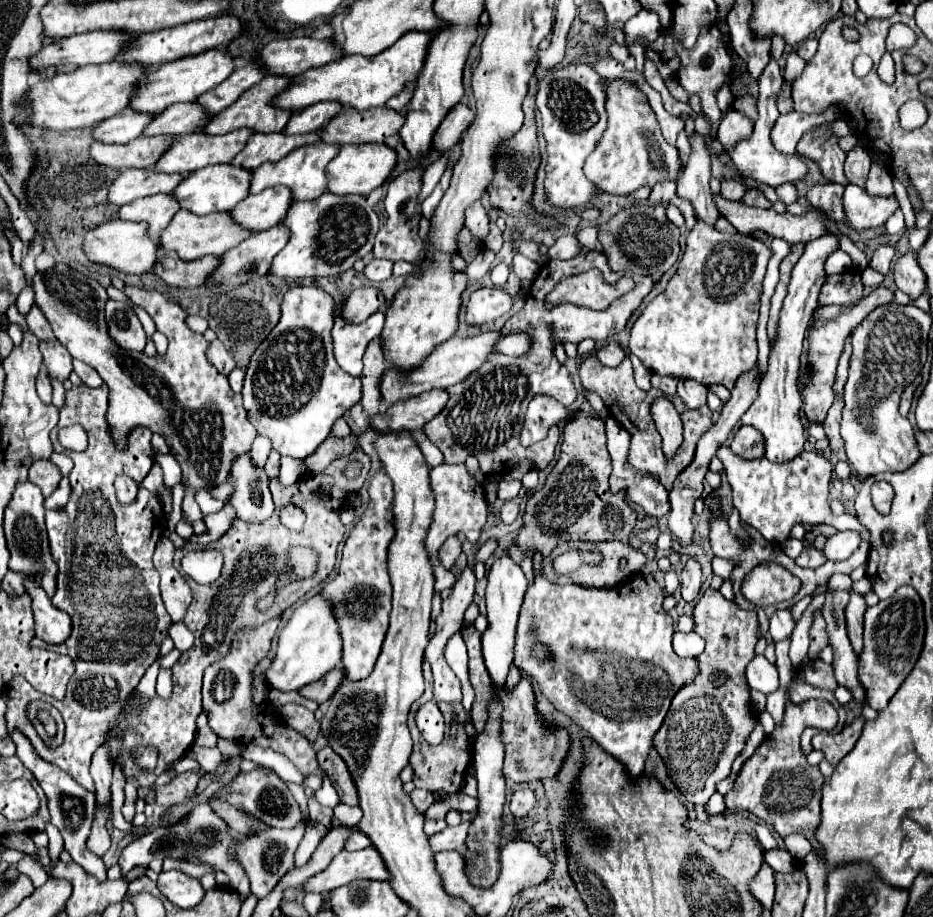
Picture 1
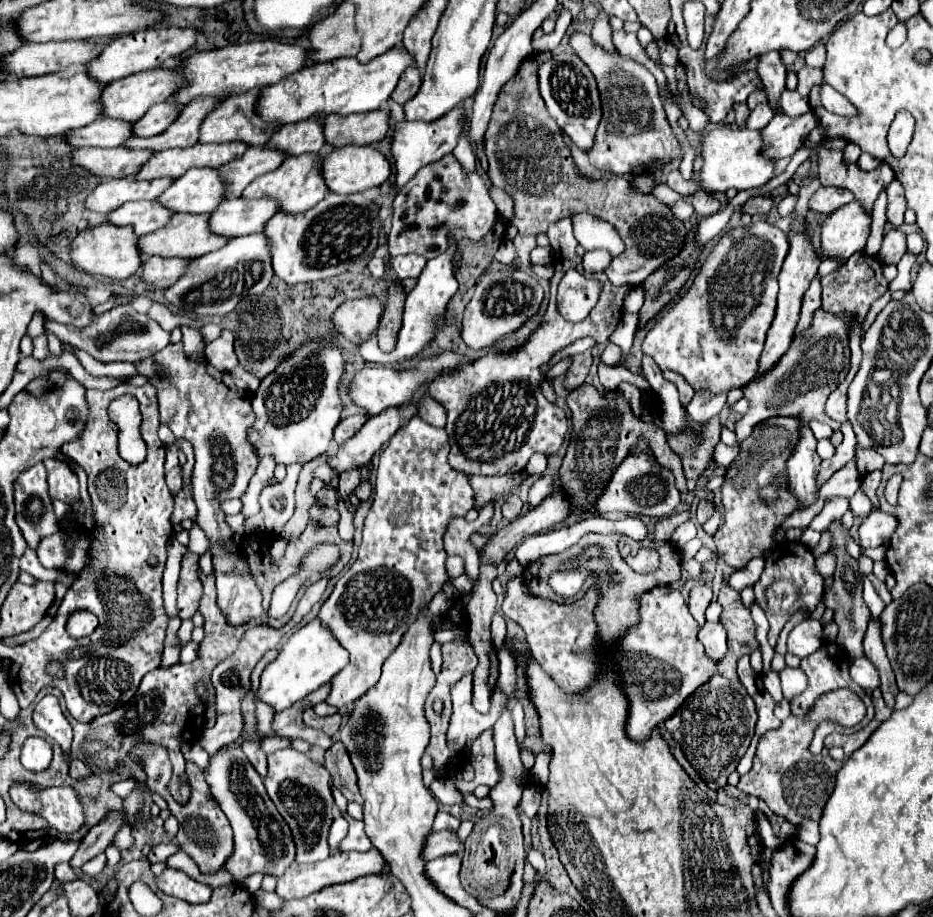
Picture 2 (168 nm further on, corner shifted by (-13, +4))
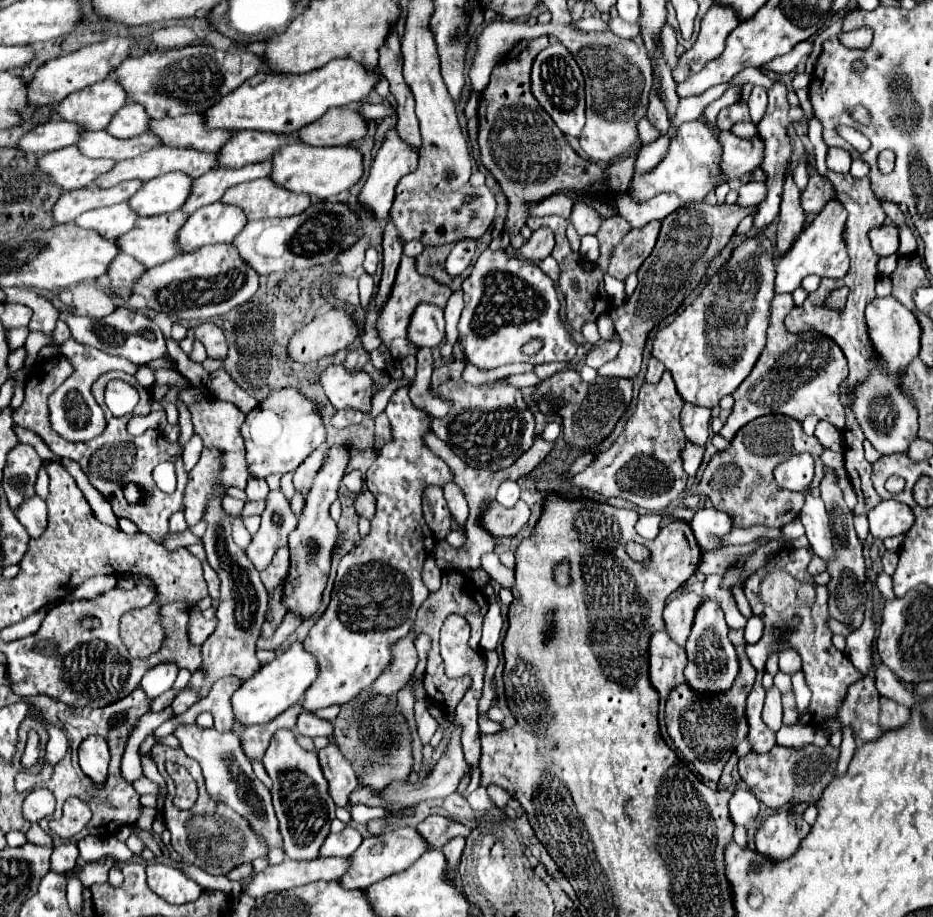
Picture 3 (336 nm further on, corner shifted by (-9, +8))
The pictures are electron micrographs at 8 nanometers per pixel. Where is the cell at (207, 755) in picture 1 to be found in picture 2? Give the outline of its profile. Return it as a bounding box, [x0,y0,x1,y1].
[260,737,290,755]

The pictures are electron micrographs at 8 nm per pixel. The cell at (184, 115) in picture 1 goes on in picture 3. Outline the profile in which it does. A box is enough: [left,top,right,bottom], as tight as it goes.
[105,103,149,139]

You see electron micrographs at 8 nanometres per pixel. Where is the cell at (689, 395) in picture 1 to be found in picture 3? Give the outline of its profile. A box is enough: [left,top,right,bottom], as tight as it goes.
[681,405,711,447]

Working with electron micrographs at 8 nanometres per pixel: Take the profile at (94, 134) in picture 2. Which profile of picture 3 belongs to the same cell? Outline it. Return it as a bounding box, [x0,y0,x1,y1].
[15,119,85,153]

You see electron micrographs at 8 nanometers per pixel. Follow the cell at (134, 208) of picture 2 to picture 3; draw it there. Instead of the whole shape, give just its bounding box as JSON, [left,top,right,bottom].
[75,203,137,241]

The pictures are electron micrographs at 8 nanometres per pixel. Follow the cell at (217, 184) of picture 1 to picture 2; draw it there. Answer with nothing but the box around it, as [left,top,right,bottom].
[157,169,225,213]

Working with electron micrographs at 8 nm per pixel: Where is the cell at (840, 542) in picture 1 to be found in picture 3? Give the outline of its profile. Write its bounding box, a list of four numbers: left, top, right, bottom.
[869,499,915,539]

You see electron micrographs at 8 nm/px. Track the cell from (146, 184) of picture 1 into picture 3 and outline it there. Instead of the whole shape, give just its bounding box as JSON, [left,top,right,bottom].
[53,181,143,223]

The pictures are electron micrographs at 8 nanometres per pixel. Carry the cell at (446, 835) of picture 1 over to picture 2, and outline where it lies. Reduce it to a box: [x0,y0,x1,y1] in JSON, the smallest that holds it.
[425,831,463,861]

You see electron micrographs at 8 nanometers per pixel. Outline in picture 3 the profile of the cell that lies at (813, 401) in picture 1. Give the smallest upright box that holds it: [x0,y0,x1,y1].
[721,293,847,441]

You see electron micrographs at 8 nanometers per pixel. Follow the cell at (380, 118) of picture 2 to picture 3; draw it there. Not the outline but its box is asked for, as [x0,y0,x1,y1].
[299,107,367,147]

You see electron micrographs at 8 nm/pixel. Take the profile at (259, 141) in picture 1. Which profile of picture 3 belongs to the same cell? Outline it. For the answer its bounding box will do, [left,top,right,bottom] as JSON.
[181,161,271,215]

